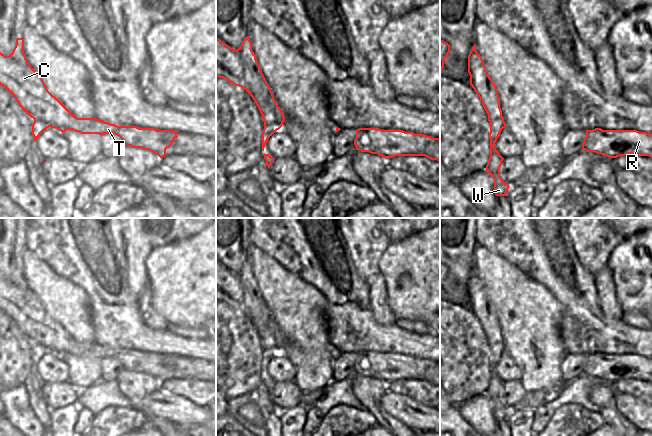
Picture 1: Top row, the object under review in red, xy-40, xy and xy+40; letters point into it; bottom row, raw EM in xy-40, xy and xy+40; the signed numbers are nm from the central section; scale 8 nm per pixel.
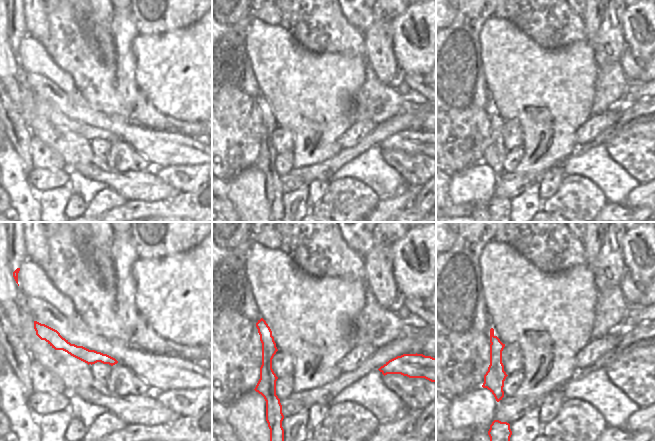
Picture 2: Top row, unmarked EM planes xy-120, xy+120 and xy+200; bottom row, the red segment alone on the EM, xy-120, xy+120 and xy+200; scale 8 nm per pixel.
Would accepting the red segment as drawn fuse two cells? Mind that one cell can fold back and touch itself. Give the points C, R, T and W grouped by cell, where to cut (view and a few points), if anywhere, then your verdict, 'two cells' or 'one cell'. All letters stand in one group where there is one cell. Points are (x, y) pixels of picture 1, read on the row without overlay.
C R T / W; cut in xy along (264, 348), (276, 345), (280, 351); two cells

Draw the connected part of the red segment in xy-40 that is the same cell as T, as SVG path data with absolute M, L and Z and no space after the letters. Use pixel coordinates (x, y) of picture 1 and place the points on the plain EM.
M24 261L16 263L16 269L9 280L0 276L0 309L31 342L62 357L73 354L81 358L101 360L115 358L125 369L149 374L161 383L166 380L166 373L178 361L173 354L117 350L97 342L77 342L48 315L40 298L28 287L24 277Z

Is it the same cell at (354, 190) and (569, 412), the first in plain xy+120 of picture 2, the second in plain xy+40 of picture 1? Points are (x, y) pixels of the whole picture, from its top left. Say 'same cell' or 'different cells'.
same cell

